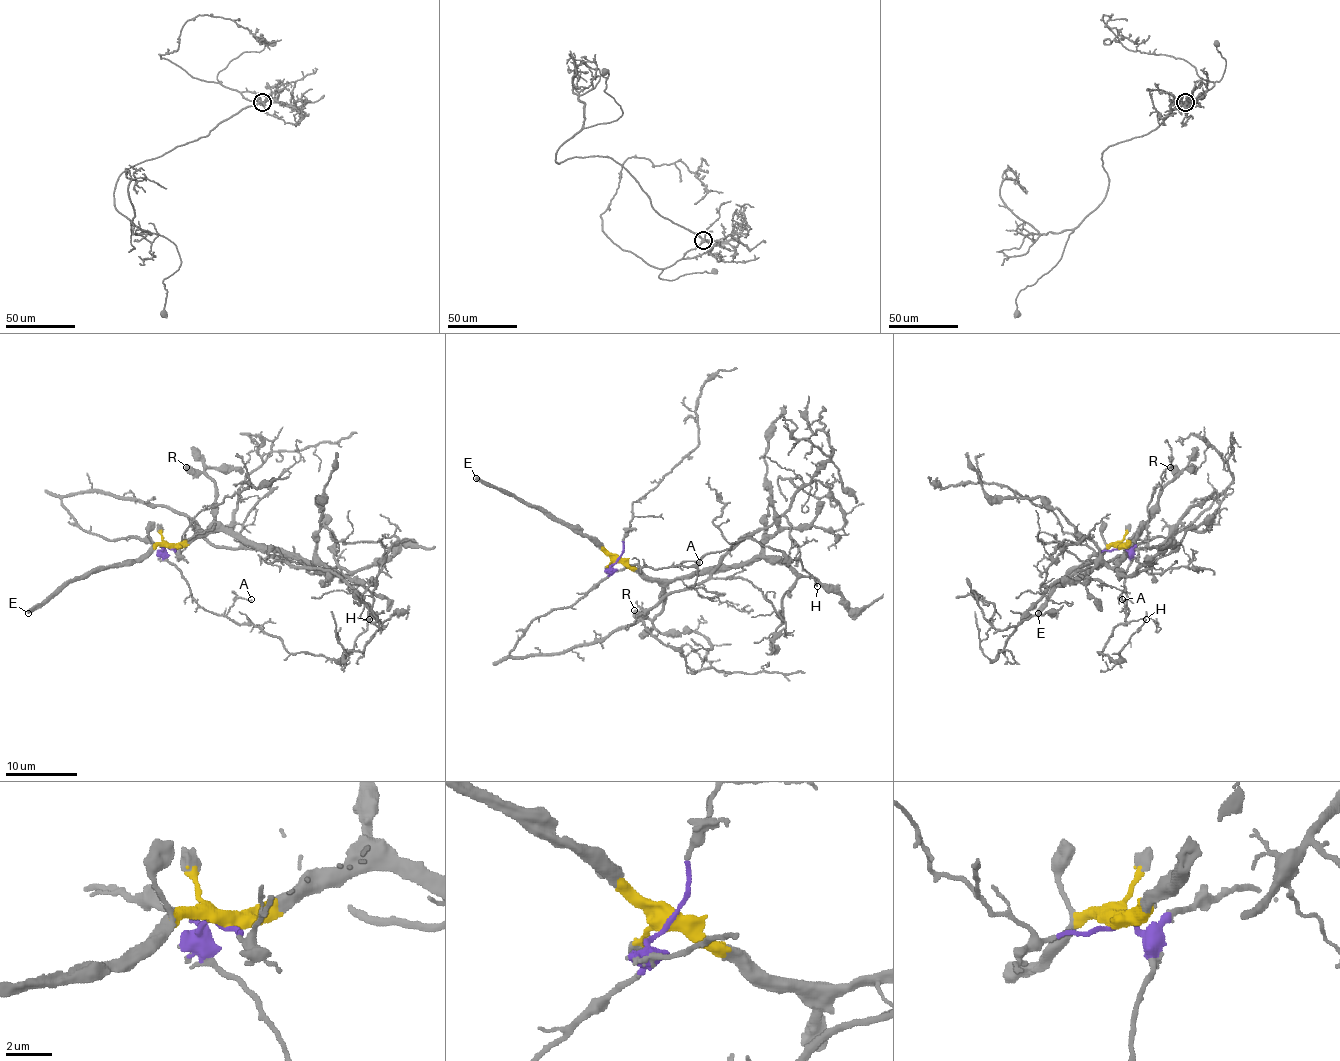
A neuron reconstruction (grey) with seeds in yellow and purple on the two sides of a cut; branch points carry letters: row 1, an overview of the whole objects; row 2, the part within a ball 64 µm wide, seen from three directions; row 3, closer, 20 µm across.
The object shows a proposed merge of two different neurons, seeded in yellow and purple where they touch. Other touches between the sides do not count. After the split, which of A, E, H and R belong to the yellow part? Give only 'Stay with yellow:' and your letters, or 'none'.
Stay with yellow: E, R

